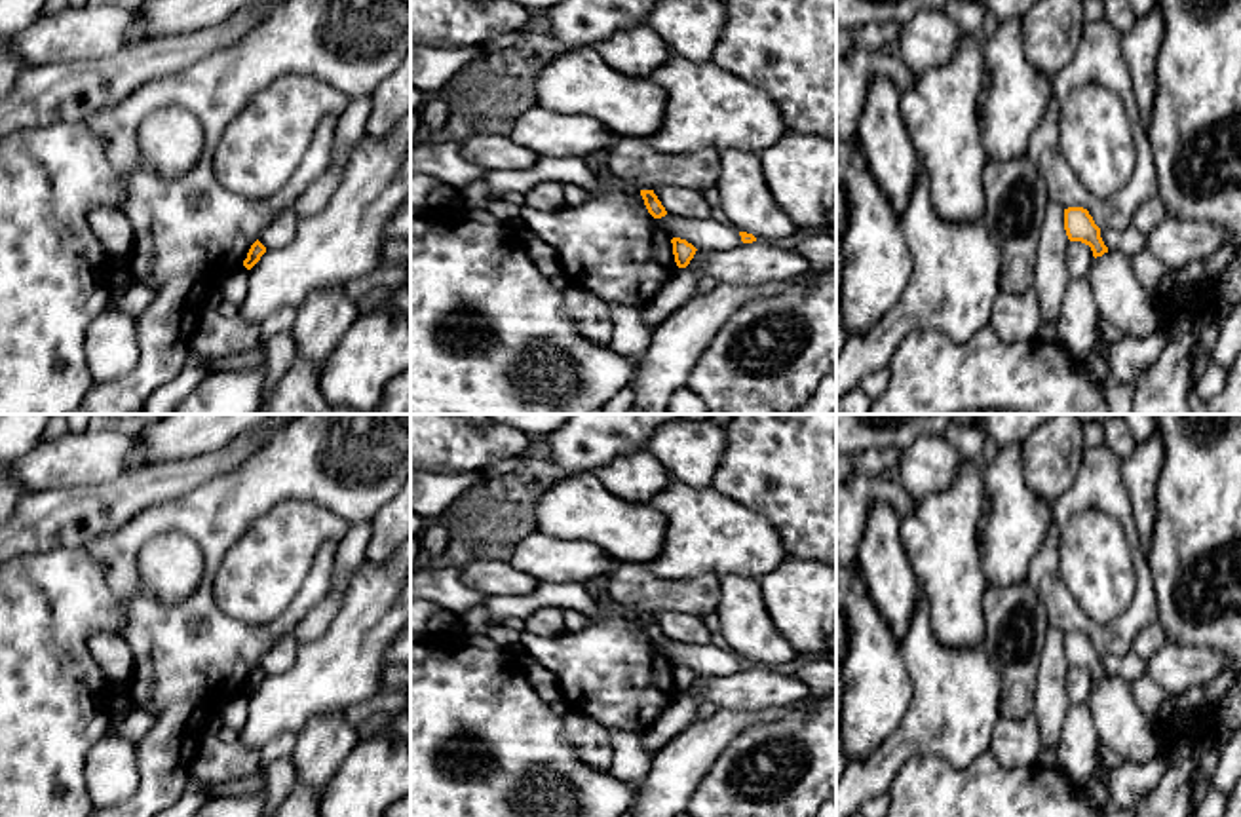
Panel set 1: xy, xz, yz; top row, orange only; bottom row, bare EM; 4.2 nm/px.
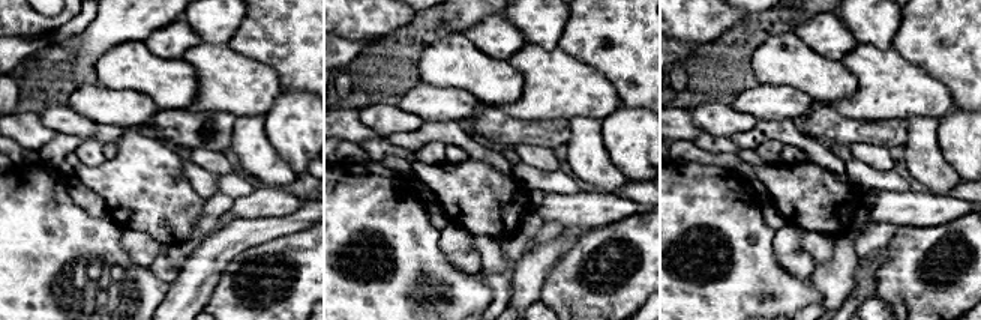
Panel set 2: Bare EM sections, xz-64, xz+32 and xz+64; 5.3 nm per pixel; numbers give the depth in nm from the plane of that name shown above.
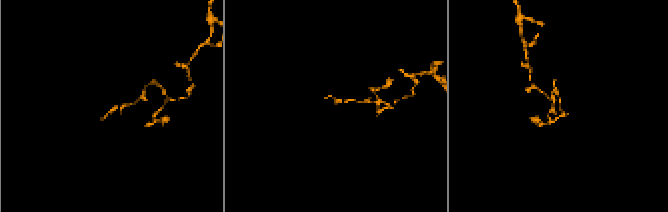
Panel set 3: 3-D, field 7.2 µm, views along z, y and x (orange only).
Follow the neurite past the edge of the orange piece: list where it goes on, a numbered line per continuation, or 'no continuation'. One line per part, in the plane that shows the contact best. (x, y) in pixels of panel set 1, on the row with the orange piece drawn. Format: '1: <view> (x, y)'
no continuation

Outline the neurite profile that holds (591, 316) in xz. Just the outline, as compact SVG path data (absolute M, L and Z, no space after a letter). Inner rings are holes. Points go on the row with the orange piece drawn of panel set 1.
M582 287L564 289L564 315L570 317L578 332L595 344L608 344L612 338L612 317L608 302Z

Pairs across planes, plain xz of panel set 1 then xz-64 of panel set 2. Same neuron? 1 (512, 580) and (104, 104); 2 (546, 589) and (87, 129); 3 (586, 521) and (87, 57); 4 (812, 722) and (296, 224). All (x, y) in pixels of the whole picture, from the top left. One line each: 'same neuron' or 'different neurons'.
1: same neuron
2: different neurons
3: different neurons
4: different neurons

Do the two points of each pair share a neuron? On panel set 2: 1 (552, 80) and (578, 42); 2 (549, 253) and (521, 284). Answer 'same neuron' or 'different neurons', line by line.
1: different neurons
2: same neuron

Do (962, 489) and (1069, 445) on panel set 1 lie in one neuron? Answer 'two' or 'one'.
two

